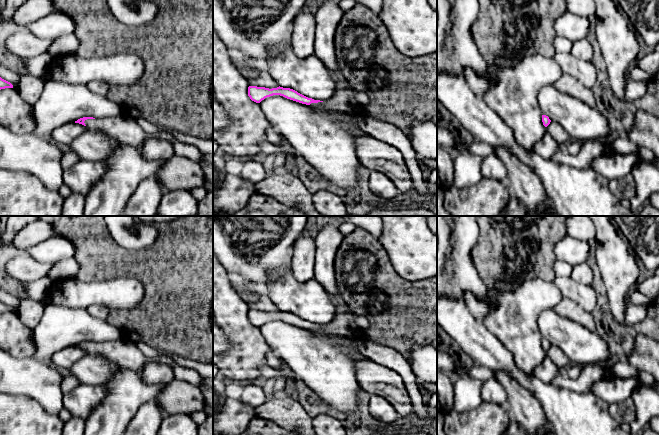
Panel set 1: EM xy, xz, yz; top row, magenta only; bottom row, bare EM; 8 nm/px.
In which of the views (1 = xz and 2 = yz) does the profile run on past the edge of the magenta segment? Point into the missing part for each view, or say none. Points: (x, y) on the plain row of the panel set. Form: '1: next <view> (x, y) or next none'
1: next xz (328, 238)
2: next none

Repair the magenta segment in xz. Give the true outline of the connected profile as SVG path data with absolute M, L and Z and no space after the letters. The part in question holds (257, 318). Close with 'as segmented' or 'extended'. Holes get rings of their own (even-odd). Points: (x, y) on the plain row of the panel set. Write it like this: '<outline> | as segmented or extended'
M322 220L315 236L315 279L324 287L327 293L336 297L338 314L333 320L326 324L314 324L308 322L290 312L265 312L257 310L248 311L248 320L256 327L260 327L267 321L280 319L287 323L324 333L338 334L344 337L357 339L360 328L356 324L356 316L343 299L340 297L335 281L334 262L337 250L345 237L339 230L339 225L328 220Z | extended

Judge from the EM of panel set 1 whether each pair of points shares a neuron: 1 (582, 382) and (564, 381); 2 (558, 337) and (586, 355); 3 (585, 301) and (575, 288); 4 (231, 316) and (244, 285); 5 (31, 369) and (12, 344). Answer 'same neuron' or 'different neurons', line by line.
1: same neuron
2: same neuron
3: same neuron
4: different neurons
5: different neurons

